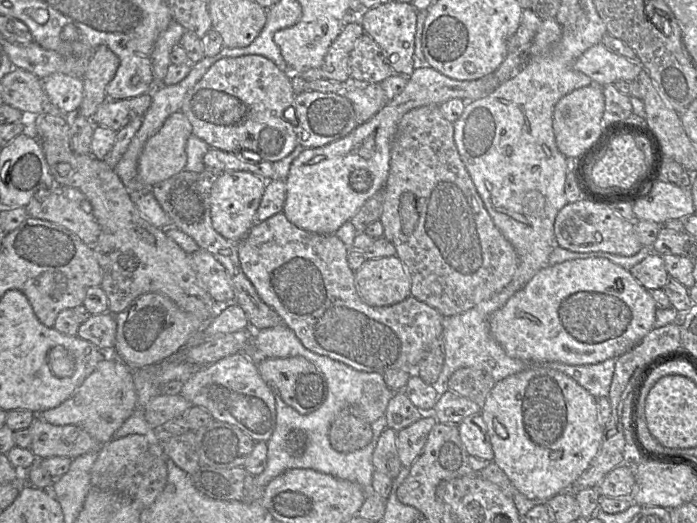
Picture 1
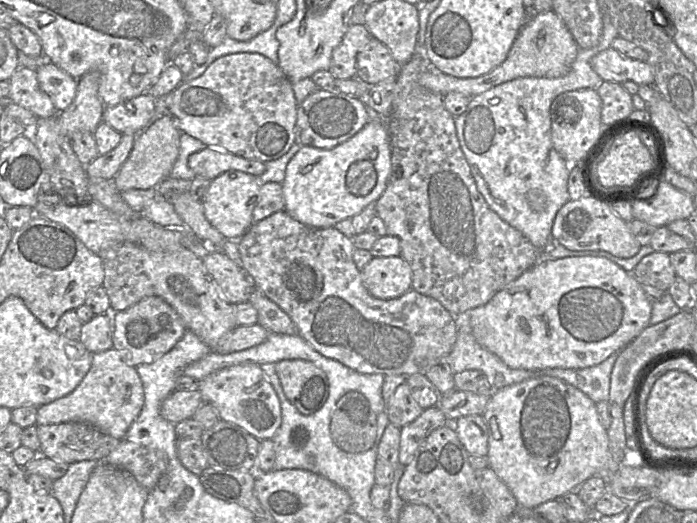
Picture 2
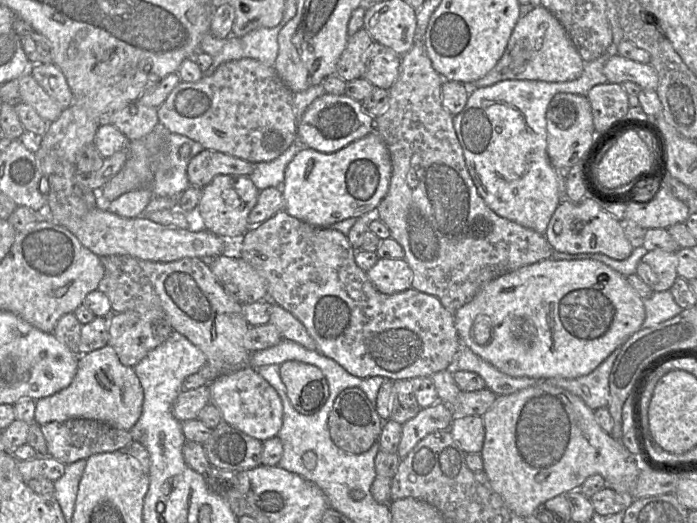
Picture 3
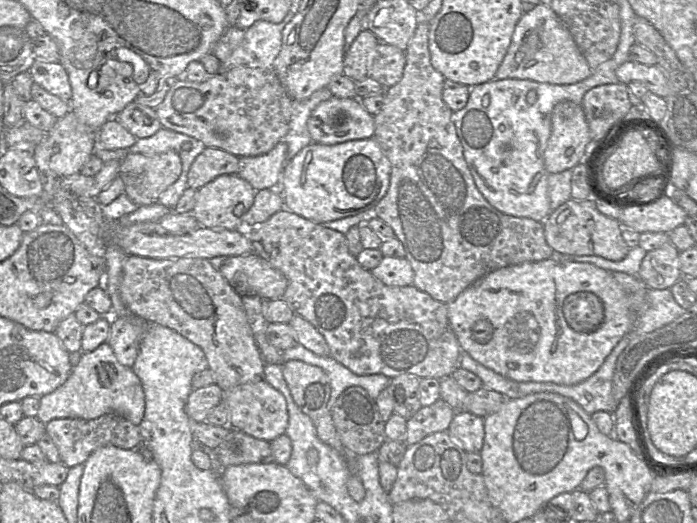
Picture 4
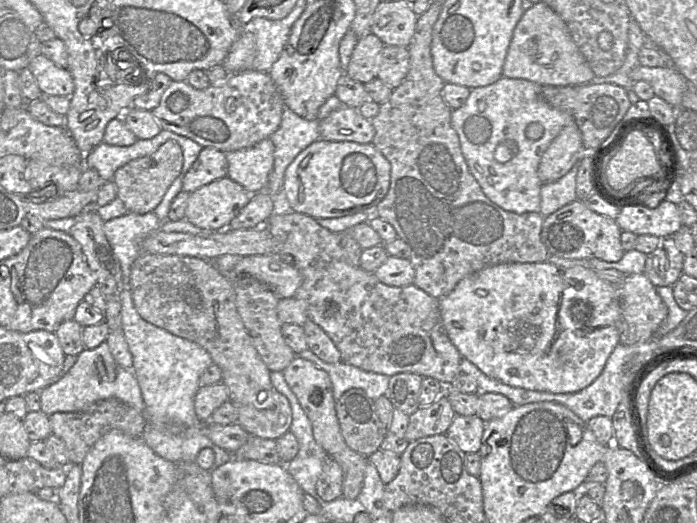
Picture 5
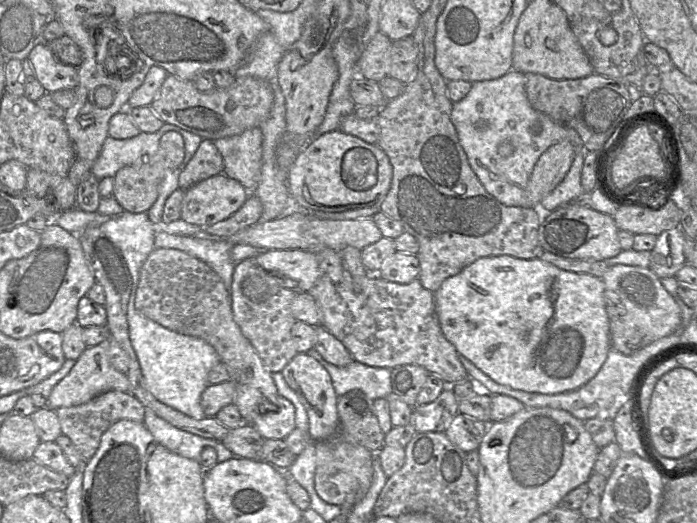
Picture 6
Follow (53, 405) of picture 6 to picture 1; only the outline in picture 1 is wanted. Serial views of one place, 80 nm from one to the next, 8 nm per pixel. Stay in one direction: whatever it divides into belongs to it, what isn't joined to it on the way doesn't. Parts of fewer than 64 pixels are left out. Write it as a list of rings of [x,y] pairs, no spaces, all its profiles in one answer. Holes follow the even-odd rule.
[[[109,351],[69,399],[56,408],[36,413],[36,417],[55,426],[77,426],[101,444],[106,444],[114,438],[115,432],[132,414],[136,404],[137,393],[131,366],[118,358],[115,352]]]

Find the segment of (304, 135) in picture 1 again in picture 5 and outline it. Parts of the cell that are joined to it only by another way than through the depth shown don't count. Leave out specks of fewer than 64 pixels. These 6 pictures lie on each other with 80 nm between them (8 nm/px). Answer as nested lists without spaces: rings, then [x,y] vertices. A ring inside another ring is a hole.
[[[342,106],[332,111],[319,123],[320,138],[327,141],[354,141],[371,143],[375,128],[371,120],[363,117],[358,108]]]

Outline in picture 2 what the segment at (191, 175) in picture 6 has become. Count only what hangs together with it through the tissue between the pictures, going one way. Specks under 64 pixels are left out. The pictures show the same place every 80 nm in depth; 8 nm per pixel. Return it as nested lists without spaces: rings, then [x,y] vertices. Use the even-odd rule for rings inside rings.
[[[206,147],[188,158],[188,166],[195,173],[209,180],[224,172],[235,170],[259,177],[265,171],[265,163],[249,160],[216,147]]]

